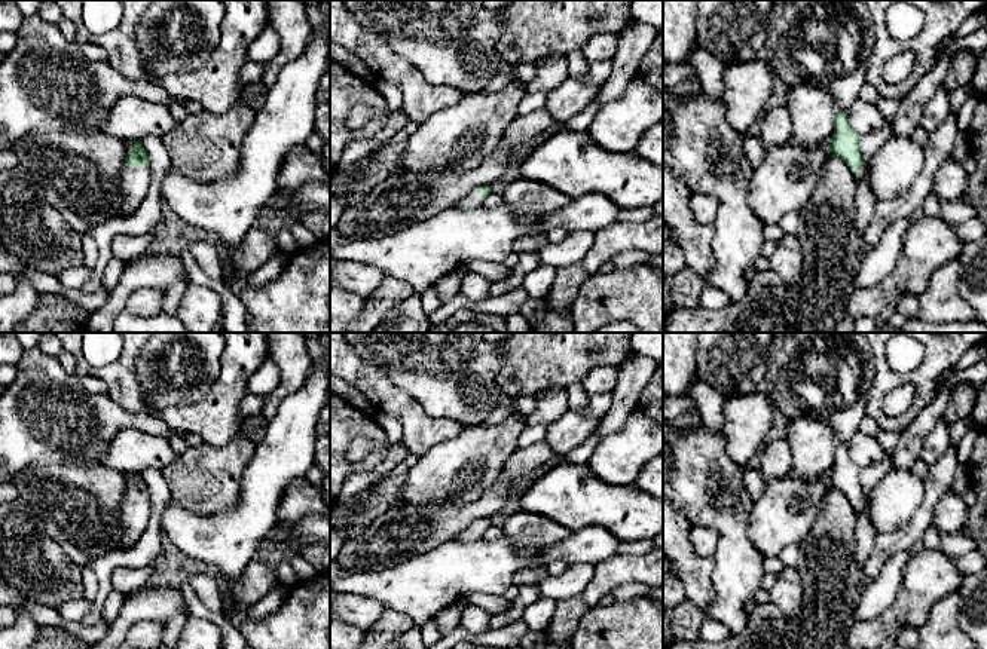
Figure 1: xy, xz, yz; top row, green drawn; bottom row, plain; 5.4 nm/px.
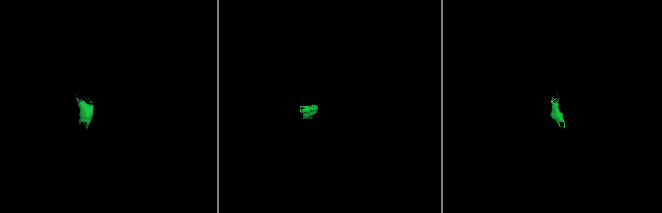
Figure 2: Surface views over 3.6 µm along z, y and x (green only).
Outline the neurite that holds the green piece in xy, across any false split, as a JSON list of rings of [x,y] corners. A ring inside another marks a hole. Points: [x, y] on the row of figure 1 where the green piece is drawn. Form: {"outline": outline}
{"outline": [[[141,138],[132,143],[134,147],[128,150],[125,168],[120,174],[119,217],[129,217],[137,212],[147,195],[152,178],[149,153]]]}

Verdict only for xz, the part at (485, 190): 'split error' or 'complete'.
split error

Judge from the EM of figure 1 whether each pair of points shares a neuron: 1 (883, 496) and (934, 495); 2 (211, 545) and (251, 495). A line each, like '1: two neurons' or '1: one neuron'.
1: two neurons
2: one neuron

